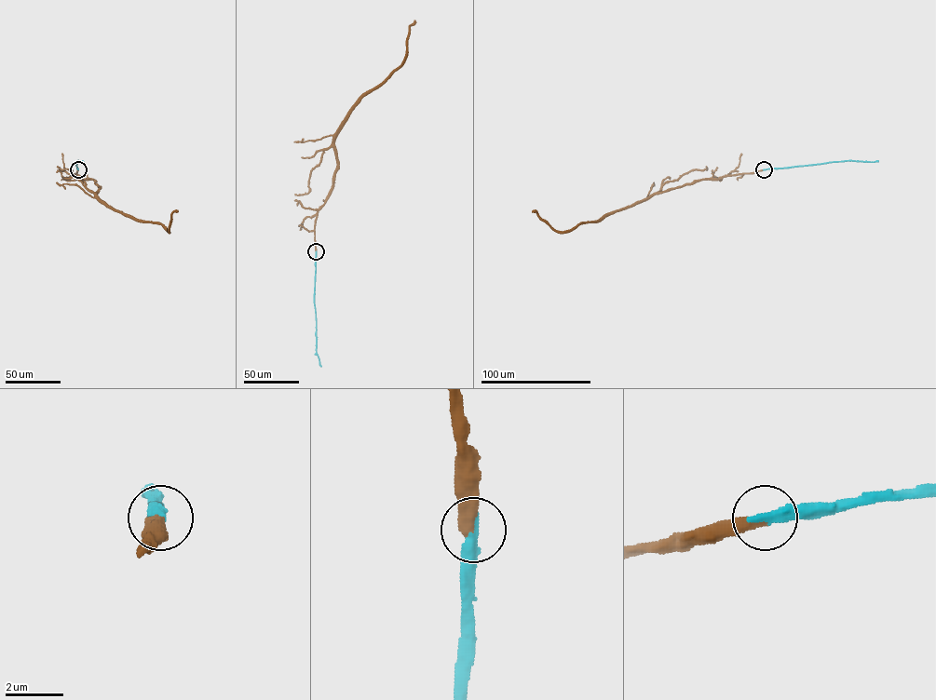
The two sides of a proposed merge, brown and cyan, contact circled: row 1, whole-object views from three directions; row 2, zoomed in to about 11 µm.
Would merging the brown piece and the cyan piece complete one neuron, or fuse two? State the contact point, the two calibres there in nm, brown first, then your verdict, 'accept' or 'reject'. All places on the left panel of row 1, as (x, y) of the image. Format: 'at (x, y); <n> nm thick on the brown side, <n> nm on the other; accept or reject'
at (78, 169); 480 nm thick on the brown side, 440 nm on the other; accept

